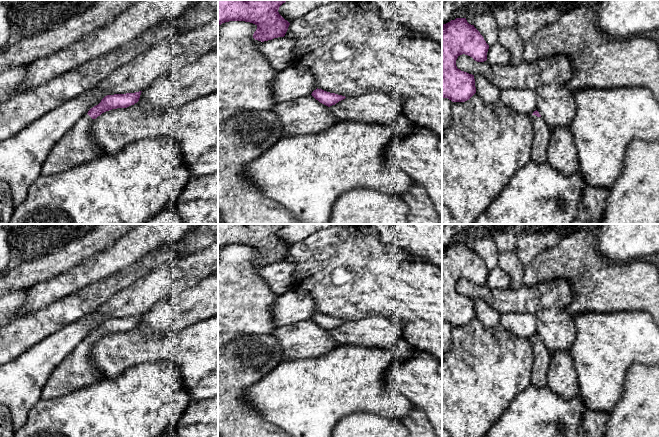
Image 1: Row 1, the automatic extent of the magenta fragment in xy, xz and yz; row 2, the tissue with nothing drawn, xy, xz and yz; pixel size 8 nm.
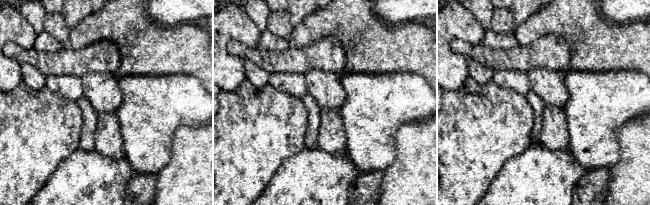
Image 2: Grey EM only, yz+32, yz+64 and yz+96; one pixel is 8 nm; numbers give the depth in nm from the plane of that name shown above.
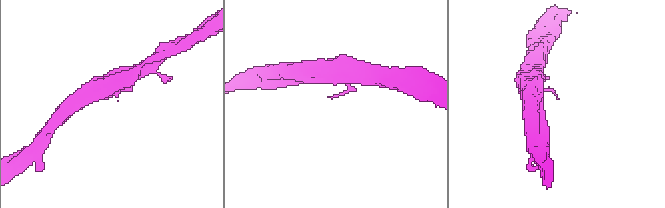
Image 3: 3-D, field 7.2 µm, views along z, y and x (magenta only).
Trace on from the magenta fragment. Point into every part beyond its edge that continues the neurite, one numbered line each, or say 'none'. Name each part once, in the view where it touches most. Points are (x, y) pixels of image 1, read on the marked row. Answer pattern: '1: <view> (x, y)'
1: yz (542, 133)

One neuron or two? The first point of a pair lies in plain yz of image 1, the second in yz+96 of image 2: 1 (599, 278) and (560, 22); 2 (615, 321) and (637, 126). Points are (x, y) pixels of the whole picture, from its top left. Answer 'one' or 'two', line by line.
1: one
2: two

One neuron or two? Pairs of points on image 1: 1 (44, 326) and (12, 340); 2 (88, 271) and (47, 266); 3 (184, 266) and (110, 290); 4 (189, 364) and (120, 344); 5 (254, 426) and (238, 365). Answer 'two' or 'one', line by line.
1: one
2: two
3: two
4: one
5: one

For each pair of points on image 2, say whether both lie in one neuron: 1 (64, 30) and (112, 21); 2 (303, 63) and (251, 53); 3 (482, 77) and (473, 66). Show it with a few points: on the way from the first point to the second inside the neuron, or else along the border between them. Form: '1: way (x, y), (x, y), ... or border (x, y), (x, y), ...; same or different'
1: border (71, 29), (67, 45); different
2: way (290, 61), (270, 61), (264, 58); same
3: way (481, 74), (476, 69); same

